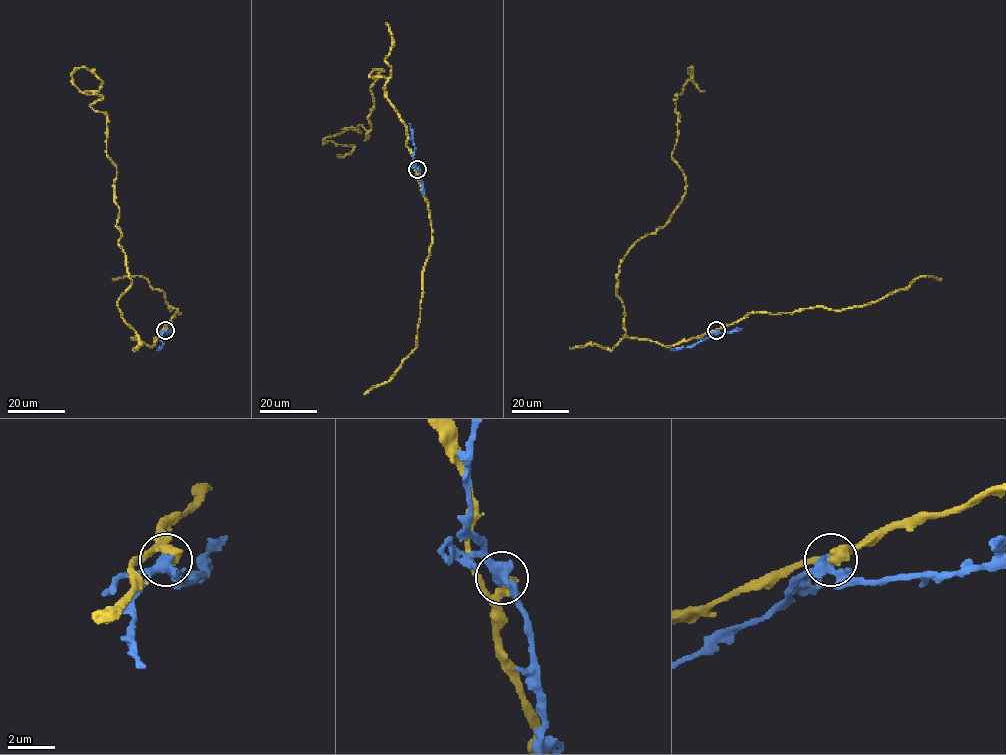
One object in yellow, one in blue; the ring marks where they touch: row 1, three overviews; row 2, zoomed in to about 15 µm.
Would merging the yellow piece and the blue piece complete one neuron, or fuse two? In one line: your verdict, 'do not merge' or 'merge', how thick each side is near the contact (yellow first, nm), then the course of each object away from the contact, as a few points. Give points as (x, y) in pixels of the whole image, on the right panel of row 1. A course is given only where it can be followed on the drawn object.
do not merge; 550 nm thick on the yellow side, 440 nm on the other; yellow runs (716, 330), (670, 346), (628, 337), (617, 294), (620, 261), (686, 191), (672, 155), (687, 68), (701, 91); blue runs (716, 330), (691, 347), (670, 350)

